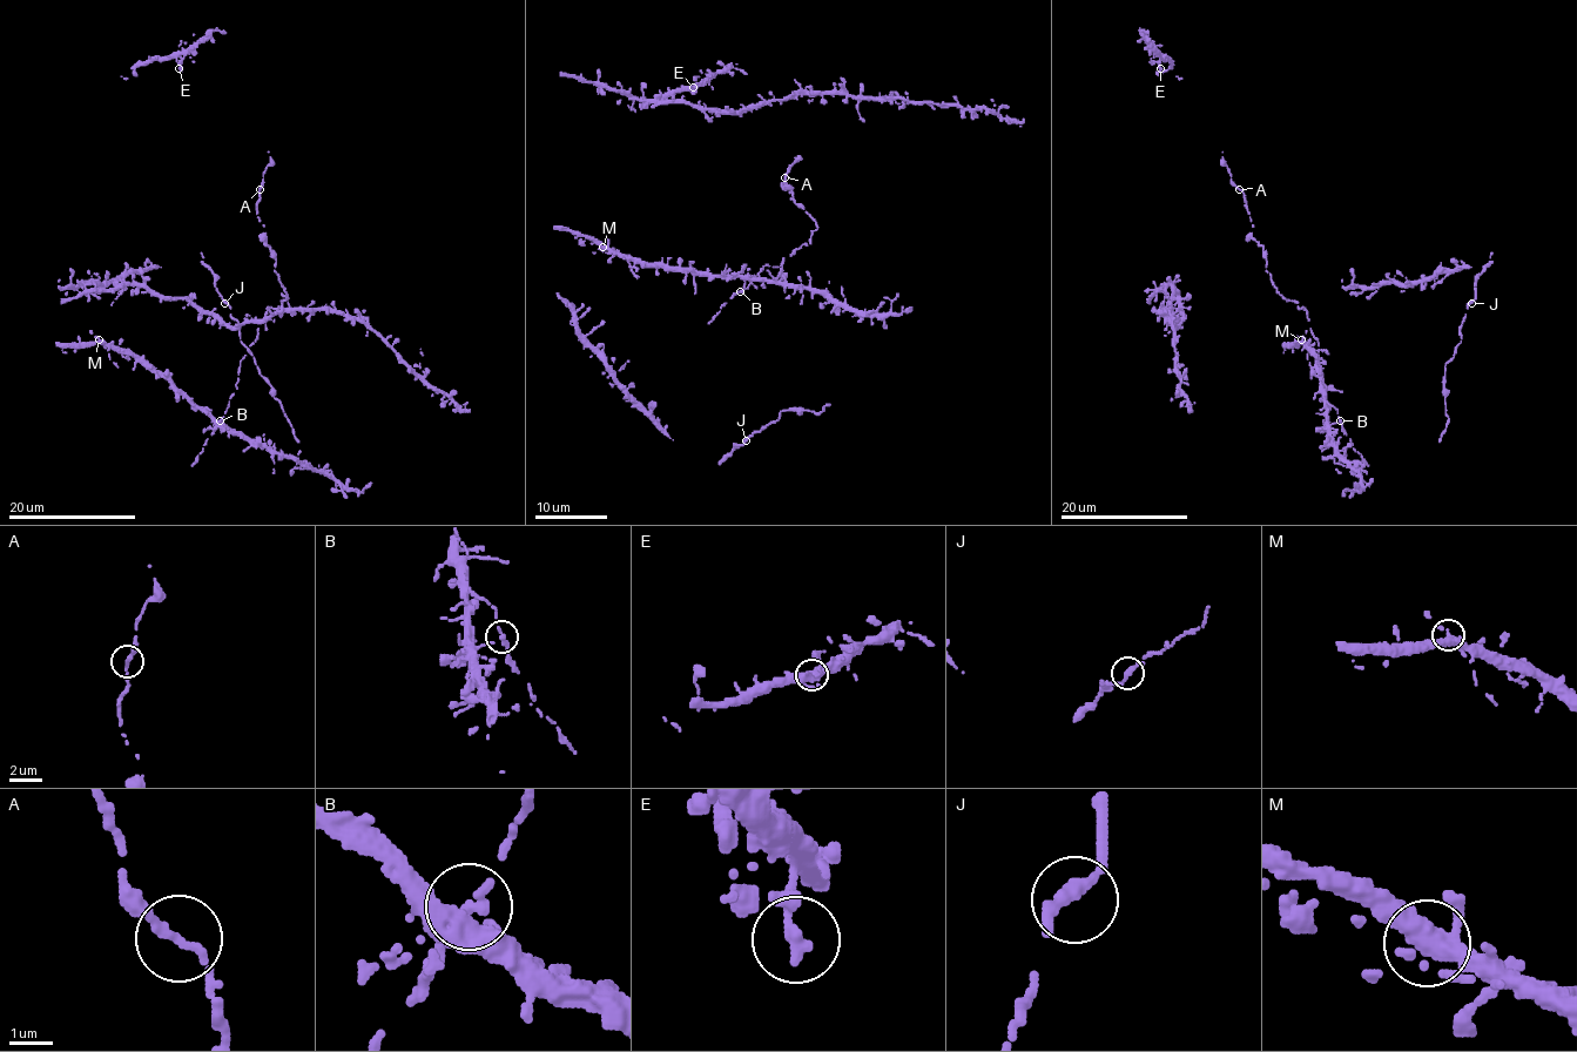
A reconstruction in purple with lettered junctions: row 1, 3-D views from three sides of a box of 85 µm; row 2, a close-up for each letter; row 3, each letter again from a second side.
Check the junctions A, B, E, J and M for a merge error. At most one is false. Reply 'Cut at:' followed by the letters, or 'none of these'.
Cut at: none of these

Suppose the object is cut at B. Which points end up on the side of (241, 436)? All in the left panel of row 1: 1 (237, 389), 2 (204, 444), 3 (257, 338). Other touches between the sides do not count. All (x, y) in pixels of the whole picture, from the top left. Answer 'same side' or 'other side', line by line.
1: other side
2: other side
3: other side

